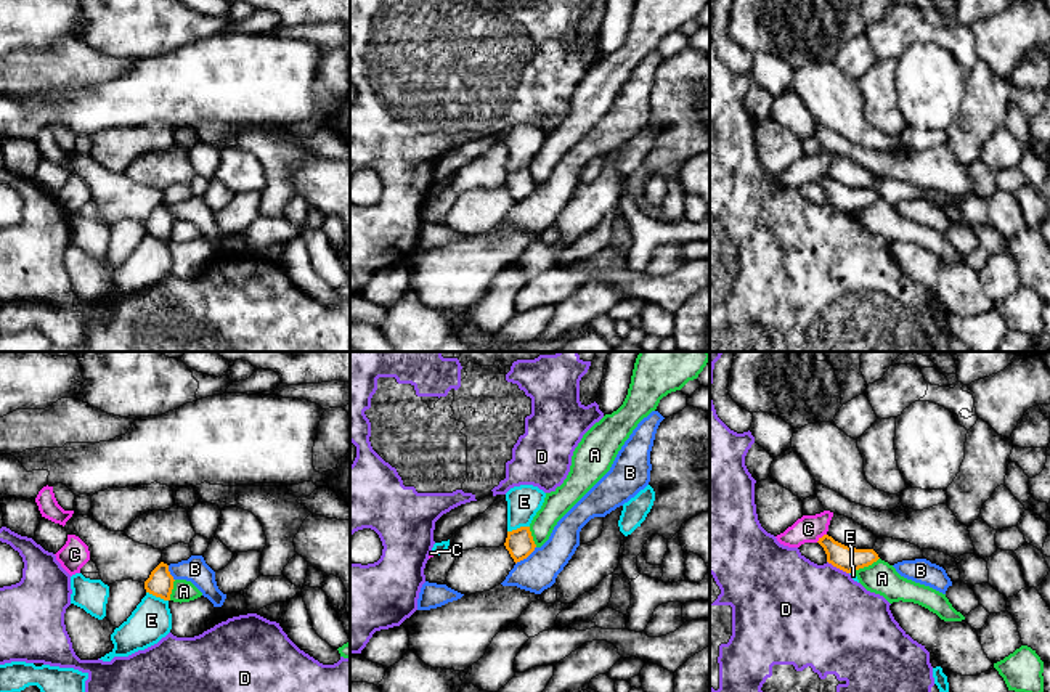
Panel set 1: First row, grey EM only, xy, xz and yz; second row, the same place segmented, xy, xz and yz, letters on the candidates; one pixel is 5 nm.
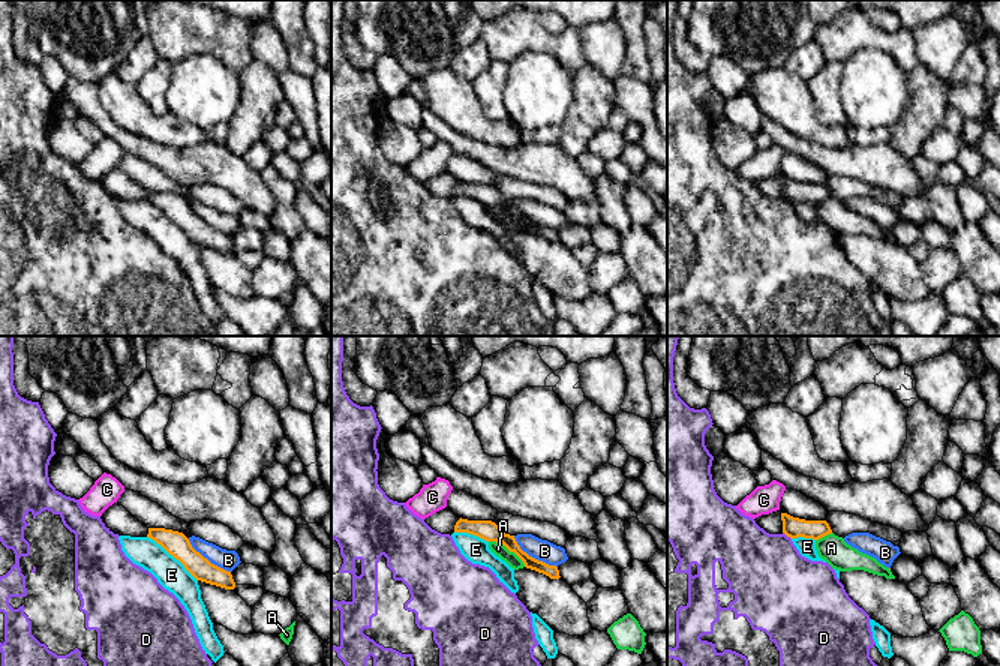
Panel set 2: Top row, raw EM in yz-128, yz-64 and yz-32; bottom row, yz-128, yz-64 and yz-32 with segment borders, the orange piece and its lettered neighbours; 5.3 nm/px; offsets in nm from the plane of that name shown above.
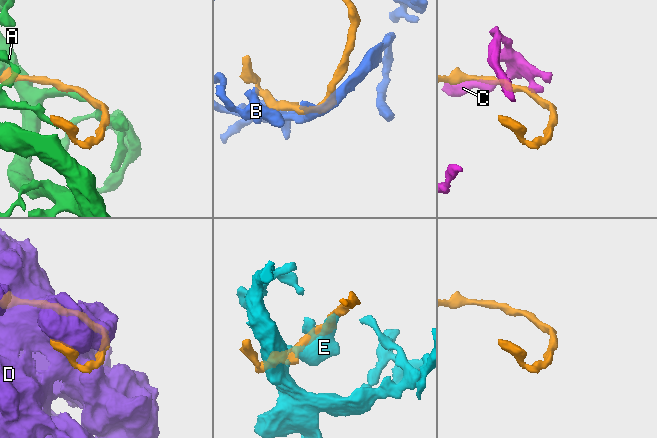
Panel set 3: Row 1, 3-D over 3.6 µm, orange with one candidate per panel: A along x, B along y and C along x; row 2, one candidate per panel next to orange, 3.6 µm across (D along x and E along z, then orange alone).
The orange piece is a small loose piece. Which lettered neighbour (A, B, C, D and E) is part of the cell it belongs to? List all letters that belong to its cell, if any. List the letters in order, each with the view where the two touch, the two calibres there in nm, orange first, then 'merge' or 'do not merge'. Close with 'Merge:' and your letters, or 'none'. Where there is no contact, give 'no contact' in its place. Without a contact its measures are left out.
A: yz | 130/160 nm | do not merge
B: xz | 140/190 nm | merge
C: yz | 130/140 nm | do not merge
D: yz | 130/480 nm | do not merge
E: xy | 130/200 nm | do not merge
Merge: B

